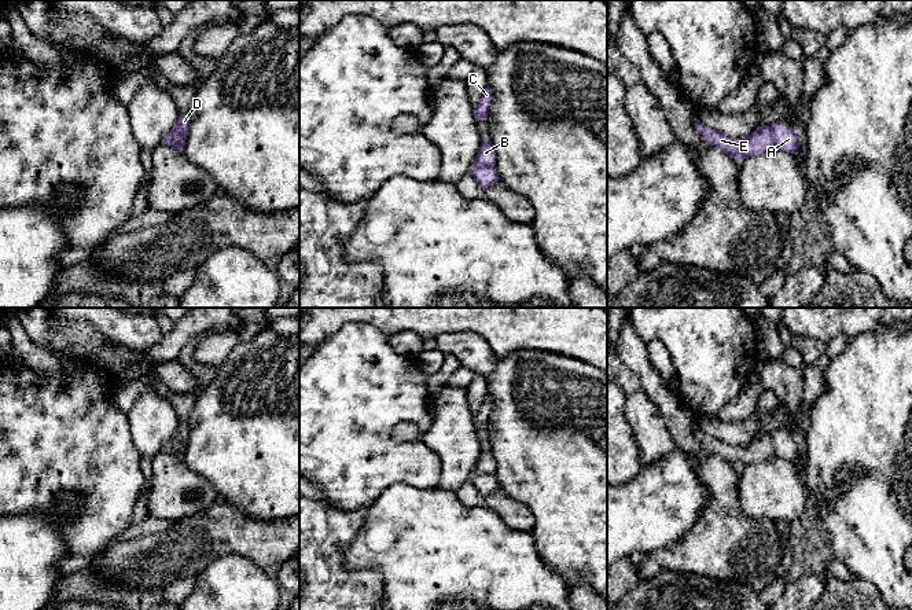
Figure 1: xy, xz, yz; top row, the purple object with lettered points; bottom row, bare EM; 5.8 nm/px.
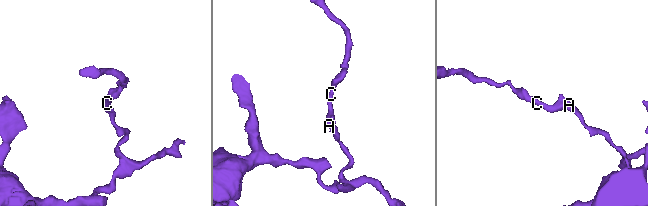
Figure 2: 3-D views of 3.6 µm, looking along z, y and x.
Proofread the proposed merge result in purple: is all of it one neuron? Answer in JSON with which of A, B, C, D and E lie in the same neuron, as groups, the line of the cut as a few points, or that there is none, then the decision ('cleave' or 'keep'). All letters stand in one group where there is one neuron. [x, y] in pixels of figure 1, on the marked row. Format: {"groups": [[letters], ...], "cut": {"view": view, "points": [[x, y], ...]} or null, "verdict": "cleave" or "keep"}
{"groups": [["A", "D"], ["B", "C", "E"]], "cut": {"view": "xy", "points": [[169, 132], [176, 143], [184, 142]]}, "verdict": "cleave"}

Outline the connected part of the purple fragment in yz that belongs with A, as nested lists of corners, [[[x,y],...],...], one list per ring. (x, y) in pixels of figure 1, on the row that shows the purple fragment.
[[[777,121],[775,125],[771,126],[771,129],[773,132],[773,143],[776,148],[790,154],[795,154],[798,151],[798,136],[791,126],[783,128],[782,121]]]

